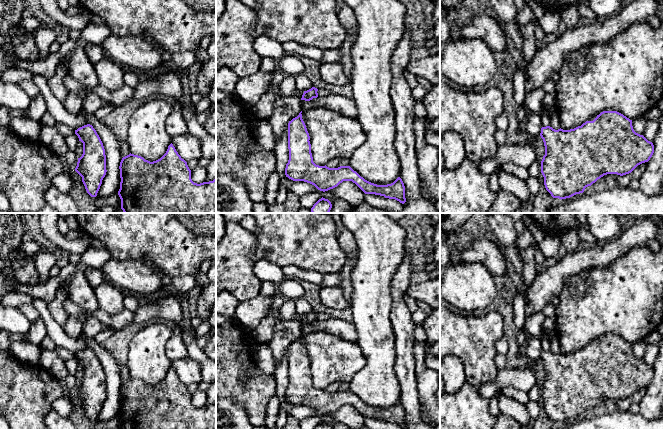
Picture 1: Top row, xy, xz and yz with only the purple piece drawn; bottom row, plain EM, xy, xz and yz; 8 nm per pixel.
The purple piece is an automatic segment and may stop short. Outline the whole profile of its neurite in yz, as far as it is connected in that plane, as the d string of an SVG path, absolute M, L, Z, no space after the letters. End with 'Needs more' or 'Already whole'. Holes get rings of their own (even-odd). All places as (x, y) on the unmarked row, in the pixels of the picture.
M603 335L593 345L570 354L542 351L540 360L545 370L541 385L544 409L553 422L561 424L583 417L604 399L631 397L638 389L648 386L654 377L653 367L636 357L632 344L617 335Z. Already whole

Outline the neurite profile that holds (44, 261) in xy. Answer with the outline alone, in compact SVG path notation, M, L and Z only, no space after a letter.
M40 251L35 255L35 266L40 278L40 282L45 282L50 278L49 271L56 265L57 256L55 254Z

